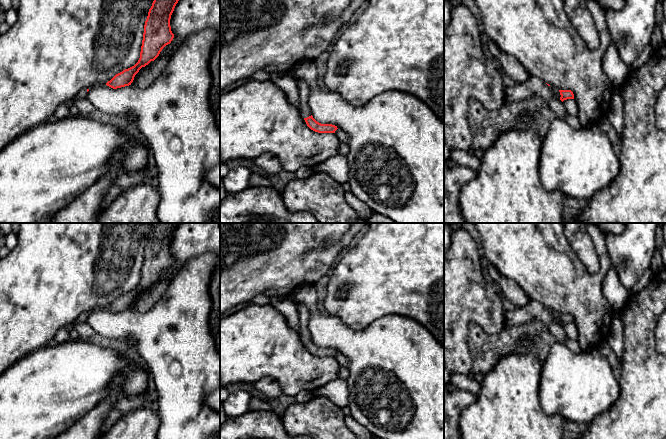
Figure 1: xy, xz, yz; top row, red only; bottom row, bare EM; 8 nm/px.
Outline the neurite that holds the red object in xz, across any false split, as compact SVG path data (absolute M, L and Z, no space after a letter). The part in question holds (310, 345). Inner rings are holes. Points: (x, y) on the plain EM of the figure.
M297 303L298 312L298 328L300 331L301 339L304 342L307 350L318 357L335 357L338 353L337 350L332 348L321 348L317 346L311 337L308 322L310 320L310 311L307 306L302 303Z

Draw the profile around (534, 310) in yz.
M530 300L524 307L517 307L504 313L504 317L505 325L509 327L524 324L532 320L539 320L547 327L550 327L553 323L559 323L545 306L534 300Z

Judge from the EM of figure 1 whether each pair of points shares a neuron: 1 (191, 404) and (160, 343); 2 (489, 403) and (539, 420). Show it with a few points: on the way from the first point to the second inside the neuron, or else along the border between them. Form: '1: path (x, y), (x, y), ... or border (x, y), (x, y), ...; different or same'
1: path (183, 389), (183, 370), (172, 358); same
2: path (501, 415), (506, 420), (527, 420); same

